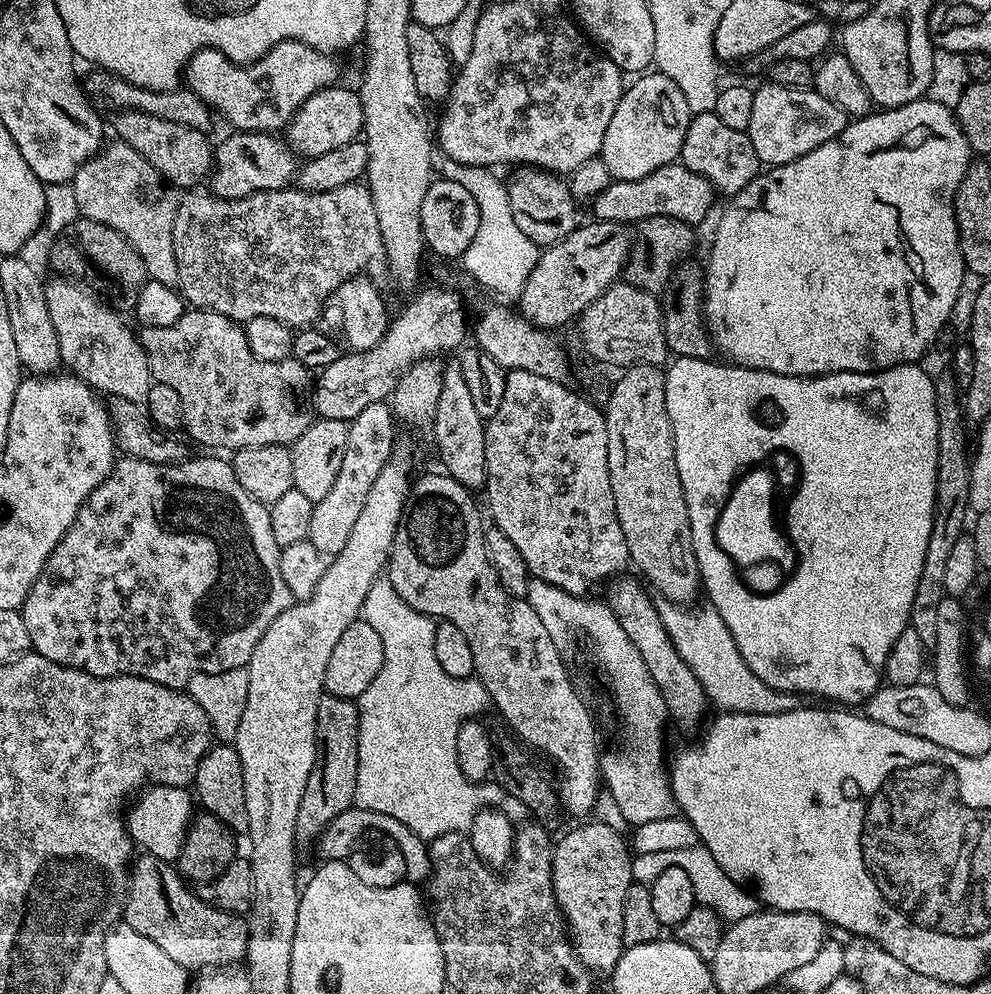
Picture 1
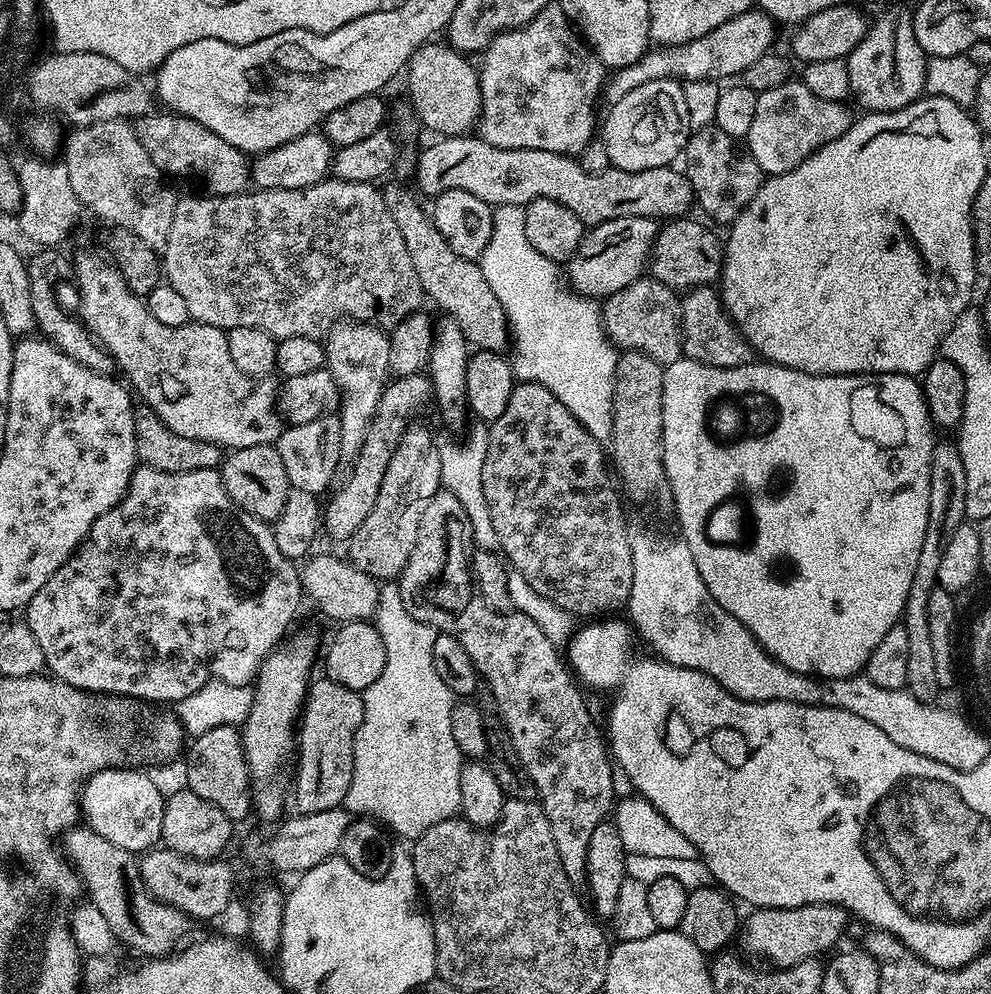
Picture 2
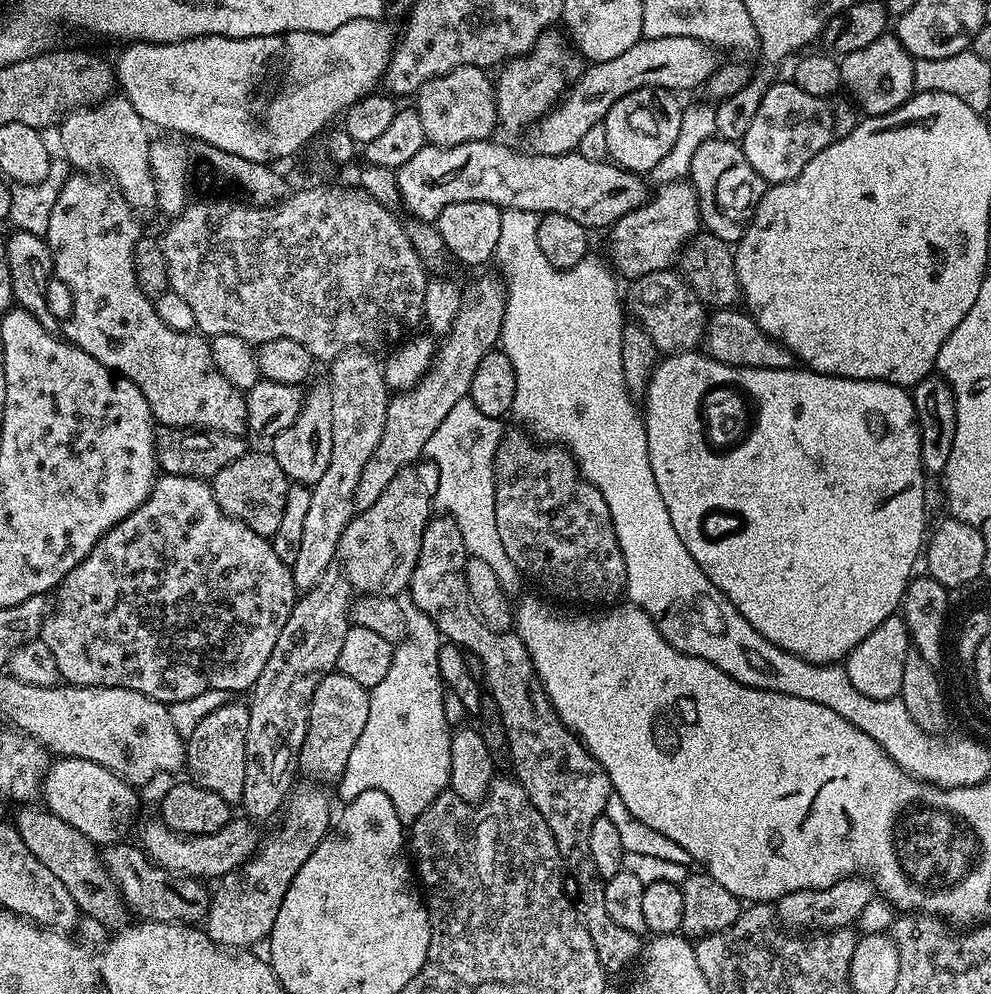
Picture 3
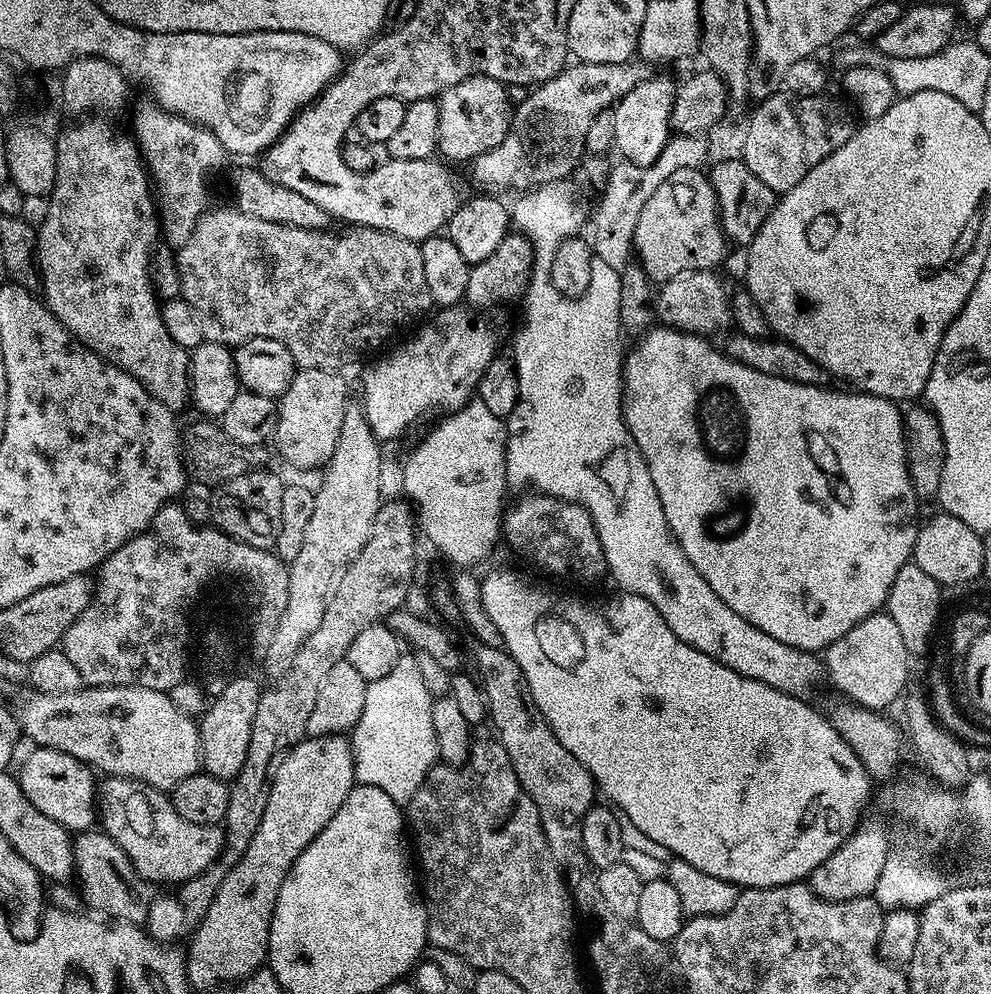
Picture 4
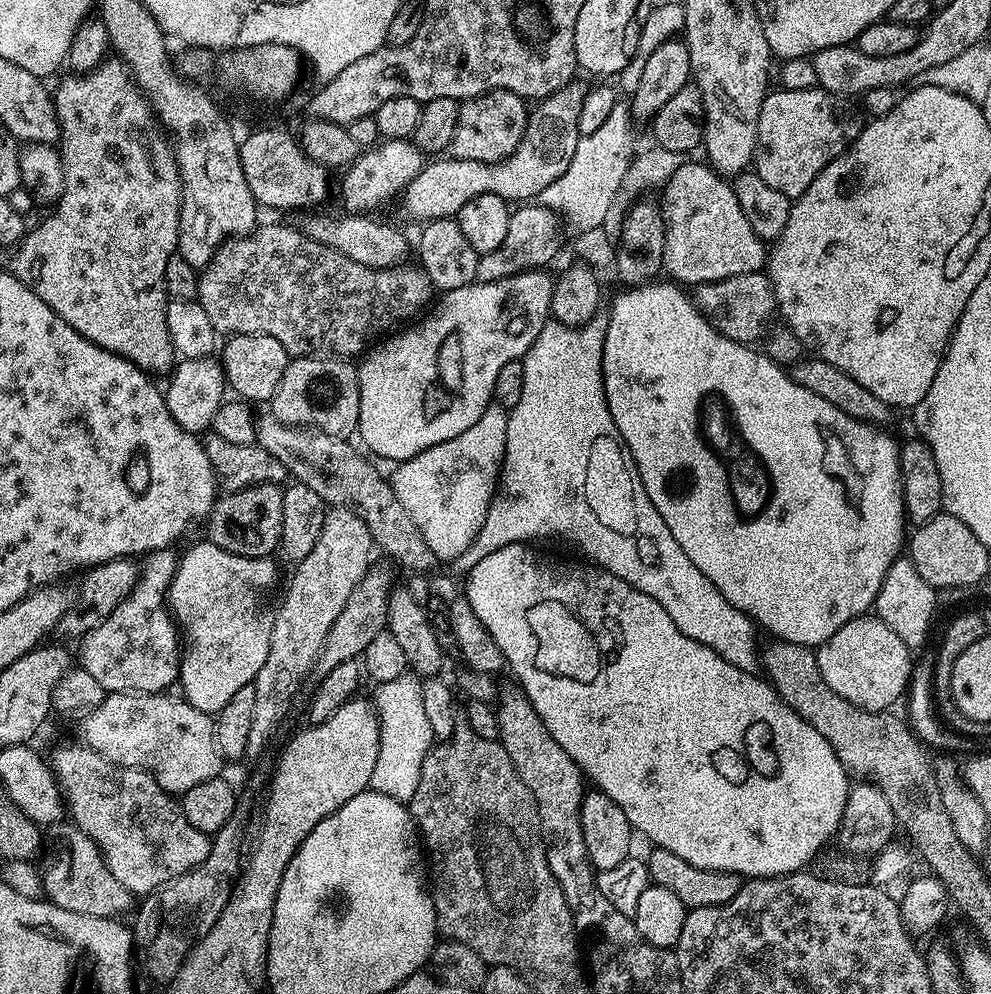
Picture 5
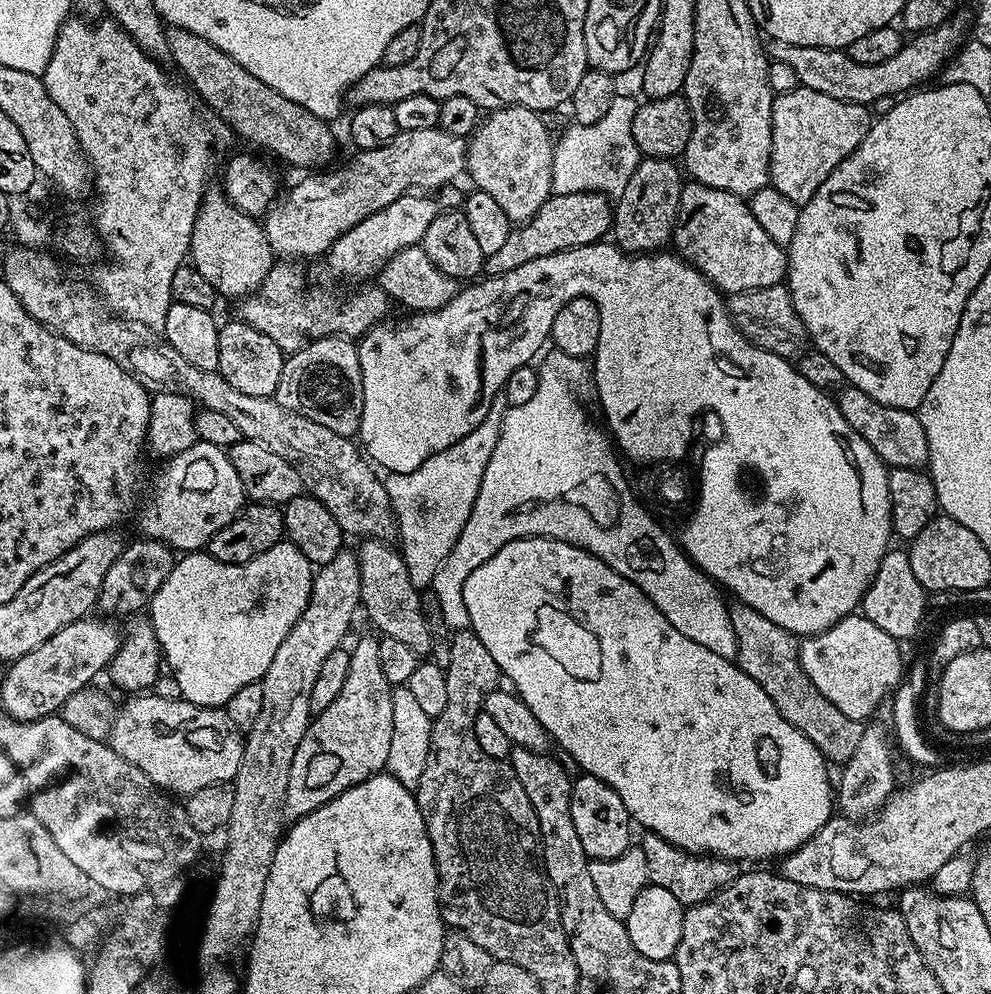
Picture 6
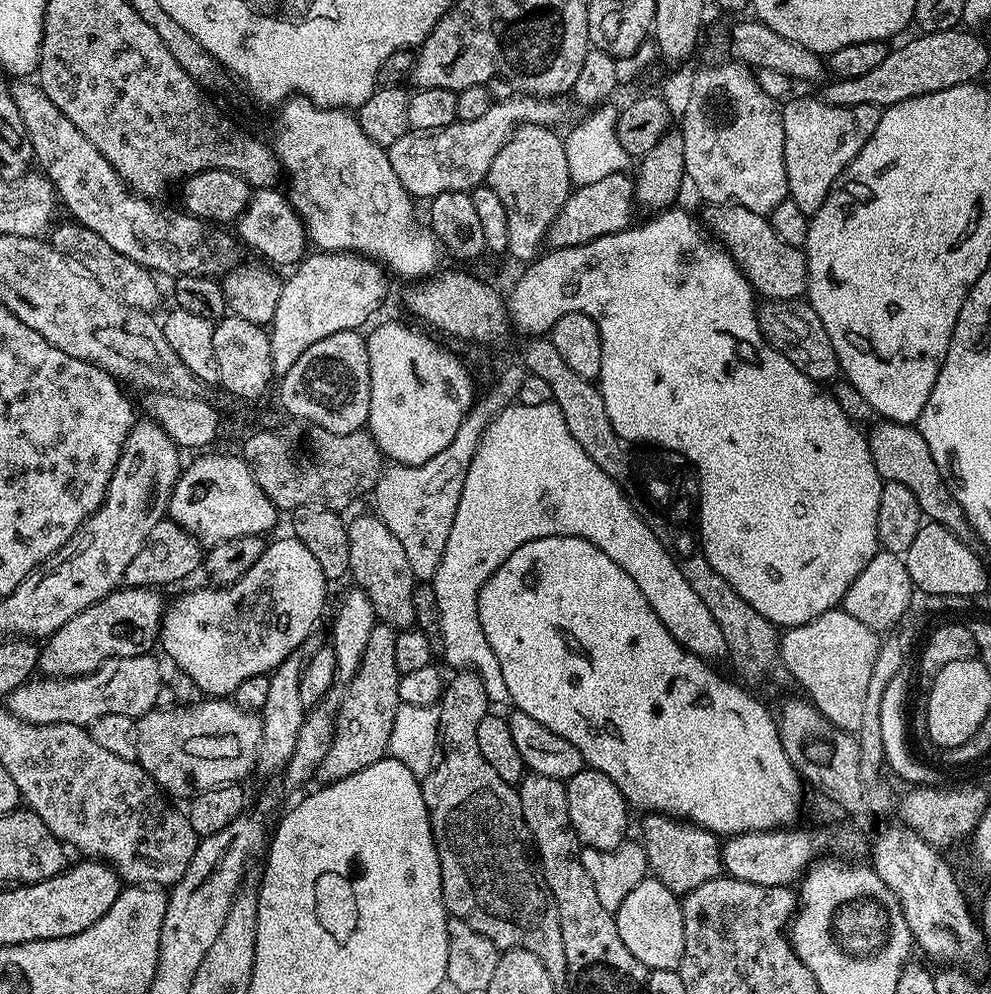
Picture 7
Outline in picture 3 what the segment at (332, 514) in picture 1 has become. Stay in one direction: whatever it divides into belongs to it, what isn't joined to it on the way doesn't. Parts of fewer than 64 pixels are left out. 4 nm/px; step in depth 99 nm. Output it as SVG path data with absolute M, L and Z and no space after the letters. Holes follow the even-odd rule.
M499 275L480 276L466 288L458 318L454 318L454 326L443 337L441 344L444 345L441 348L439 345L432 367L414 387L397 391L388 401L382 438L378 441L374 454L370 454L370 462L366 462L362 478L358 478L358 490L352 499L356 512L370 510L370 506L378 502L382 490L386 490L386 486L394 482L394 474L398 474L403 468L413 467L425 455L434 430L442 426L450 409L468 396L470 382L474 382L474 370L478 370L478 362L482 362L484 355L499 345L507 301L506 285Z

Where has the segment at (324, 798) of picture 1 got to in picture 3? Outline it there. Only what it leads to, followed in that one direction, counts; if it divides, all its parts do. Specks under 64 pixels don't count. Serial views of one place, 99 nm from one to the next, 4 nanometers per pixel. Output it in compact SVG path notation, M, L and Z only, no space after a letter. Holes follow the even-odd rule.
M331 672L314 690L314 698L310 702L310 718L306 726L306 742L302 742L299 771L304 772L309 781L328 783L339 781L346 770L346 762L350 762L350 750L354 750L354 742L362 735L366 726L366 718L370 714L369 689L358 686L354 678L346 678L341 672Z

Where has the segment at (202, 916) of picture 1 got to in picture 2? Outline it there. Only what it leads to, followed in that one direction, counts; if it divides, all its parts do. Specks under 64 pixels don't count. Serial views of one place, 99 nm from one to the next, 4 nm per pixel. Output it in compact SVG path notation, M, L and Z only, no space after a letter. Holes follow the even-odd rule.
M87 826L69 828L62 837L62 843L63 855L73 869L78 870L86 892L88 888L87 899L93 908L100 911L102 918L106 918L108 929L121 945L129 944L134 951L145 952L145 957L155 958L171 953L181 943L179 940L190 925L189 917L174 905L164 904L155 896L148 895L133 853L122 850L122 846L114 846L114 842L106 842L102 834Z

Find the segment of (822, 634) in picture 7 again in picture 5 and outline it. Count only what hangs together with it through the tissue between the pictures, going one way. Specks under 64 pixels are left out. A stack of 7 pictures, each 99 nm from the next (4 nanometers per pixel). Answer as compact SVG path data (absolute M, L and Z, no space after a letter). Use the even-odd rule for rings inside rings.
M865 614L846 622L838 634L815 649L818 668L826 685L854 706L866 711L882 712L891 709L896 699L903 697L909 688L914 665L913 653L875 615Z

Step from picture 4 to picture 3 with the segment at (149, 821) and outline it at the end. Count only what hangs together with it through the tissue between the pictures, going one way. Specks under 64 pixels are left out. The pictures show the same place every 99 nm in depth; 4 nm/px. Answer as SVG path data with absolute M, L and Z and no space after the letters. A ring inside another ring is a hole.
M153 818L141 826L138 844L157 868L165 868L167 872L174 872L177 876L194 876L205 882L212 882L240 868L255 854L262 839L262 832L256 828L259 827L247 818L233 818L226 826L222 826L222 830L214 830L201 836L185 836L167 828L163 820Z

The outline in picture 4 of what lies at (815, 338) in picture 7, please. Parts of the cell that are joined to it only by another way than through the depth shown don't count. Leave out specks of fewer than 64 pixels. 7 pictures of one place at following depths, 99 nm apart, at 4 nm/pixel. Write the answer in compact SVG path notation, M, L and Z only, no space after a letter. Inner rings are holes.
M690 270L686 274L678 274L665 284L659 285L654 292L654 316L661 325L674 328L677 332L693 332L695 336L715 337L715 332L729 331L728 323L733 323L730 288L724 285L721 273L716 270Z

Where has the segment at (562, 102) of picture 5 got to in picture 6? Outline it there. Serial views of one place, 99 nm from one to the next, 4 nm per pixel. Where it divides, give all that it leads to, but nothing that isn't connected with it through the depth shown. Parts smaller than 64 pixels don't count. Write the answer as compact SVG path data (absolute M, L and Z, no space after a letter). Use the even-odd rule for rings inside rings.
M445 186L439 189L440 204L431 200L428 194L409 194L400 196L390 206L370 214L358 222L346 234L342 234L326 253L328 268L336 276L349 276L355 282L364 282L375 277L390 257L403 248L415 248L421 243L430 222L444 210L456 210L463 205L465 193L459 192L456 186Z

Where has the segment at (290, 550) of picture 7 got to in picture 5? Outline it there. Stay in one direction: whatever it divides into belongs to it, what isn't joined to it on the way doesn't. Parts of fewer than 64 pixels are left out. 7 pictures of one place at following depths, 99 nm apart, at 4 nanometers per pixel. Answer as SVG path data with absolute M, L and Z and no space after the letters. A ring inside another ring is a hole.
M201 538L197 544L190 545L185 550L184 556L182 552L182 555L179 557L172 584L168 587L168 606L172 613L172 618L176 622L179 635L182 637L180 675L178 680L182 684L182 690L184 691L183 699L187 700L190 706L194 706L198 710L209 714L218 714L222 710L222 706L226 706L226 702L230 702L230 698L234 698L234 694L238 694L238 690L242 690L242 686L253 683L258 670L262 670L262 665L266 662L266 654L270 650L270 634L272 633L273 621L270 612L264 609L264 592L270 591L276 584L276 564L274 561L275 559L266 556L230 554L207 538Z

